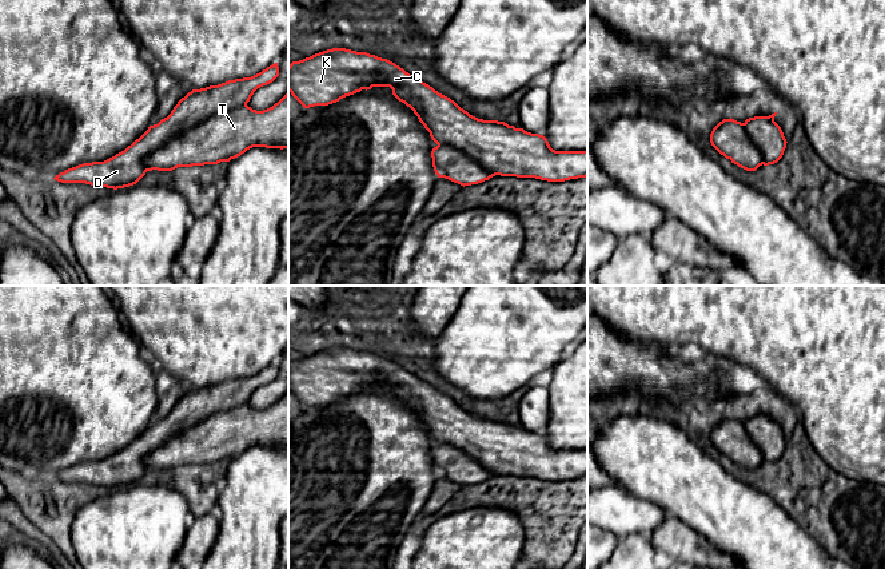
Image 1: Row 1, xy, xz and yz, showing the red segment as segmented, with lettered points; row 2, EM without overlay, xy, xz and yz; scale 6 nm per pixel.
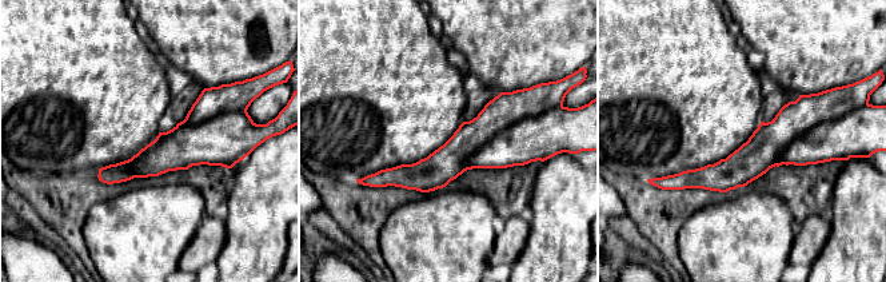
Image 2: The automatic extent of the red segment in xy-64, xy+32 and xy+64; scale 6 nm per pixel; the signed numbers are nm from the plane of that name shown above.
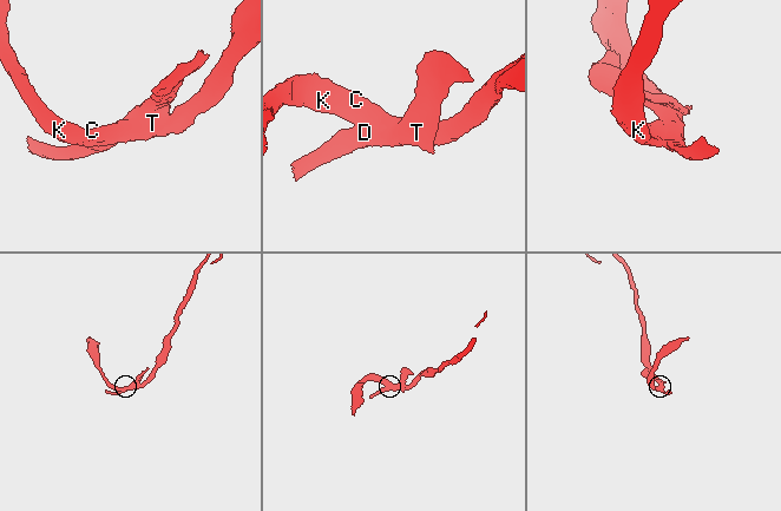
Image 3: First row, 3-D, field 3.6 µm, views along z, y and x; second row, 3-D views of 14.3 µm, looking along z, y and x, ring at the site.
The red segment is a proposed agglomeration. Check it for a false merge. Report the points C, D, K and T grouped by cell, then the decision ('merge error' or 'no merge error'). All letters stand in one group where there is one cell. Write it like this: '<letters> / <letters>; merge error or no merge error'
C D K T; no merge error

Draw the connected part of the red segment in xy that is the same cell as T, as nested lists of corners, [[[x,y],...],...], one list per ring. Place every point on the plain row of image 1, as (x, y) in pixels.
[[[278,362],[262,371],[218,385],[192,389],[182,397],[171,413],[136,438],[124,450],[104,461],[83,462],[60,471],[53,478],[61,482],[85,482],[107,488],[136,484],[147,470],[172,470],[230,461],[252,446],[288,447],[288,391],[272,406],[256,410],[247,405],[254,391],[279,375]]]

